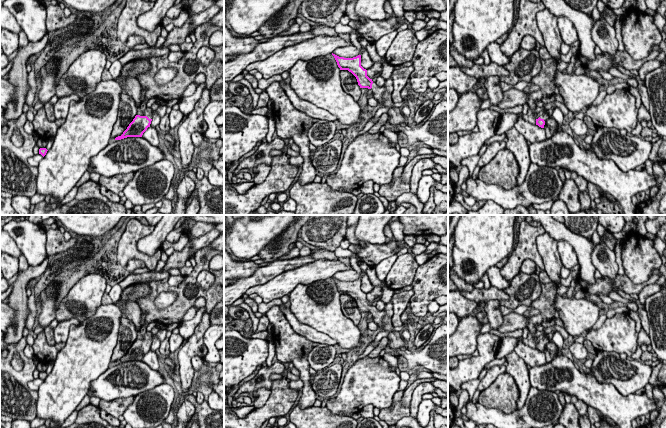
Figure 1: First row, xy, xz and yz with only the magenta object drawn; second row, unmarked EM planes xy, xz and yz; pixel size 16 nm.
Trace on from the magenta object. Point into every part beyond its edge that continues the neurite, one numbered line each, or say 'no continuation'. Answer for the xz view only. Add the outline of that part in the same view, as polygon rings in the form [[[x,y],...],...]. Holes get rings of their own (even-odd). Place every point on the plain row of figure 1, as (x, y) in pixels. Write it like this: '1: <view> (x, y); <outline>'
1: xz (378, 315); [[[375,306],[372,308],[373,321],[378,325],[380,330],[383,330],[383,318],[386,314],[384,310],[378,310]]]

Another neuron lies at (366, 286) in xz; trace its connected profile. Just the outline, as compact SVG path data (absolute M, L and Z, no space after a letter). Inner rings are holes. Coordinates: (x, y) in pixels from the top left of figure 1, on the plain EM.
M365 273L361 279L361 290L367 294L371 292L373 289L374 289L374 286L372 285L367 274Z

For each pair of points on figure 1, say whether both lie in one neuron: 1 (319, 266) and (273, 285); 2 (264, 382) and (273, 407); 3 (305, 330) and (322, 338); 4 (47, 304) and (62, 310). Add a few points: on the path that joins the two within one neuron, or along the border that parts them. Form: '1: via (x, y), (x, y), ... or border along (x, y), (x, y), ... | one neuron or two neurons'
1: via (308, 273), (295, 276), (284, 283) | one neuron
2: border along (274, 380), (270, 389) | two neurons
3: via (309, 333), (318, 337) | one neuron
4: border along (57, 307), (54, 318) | two neurons

